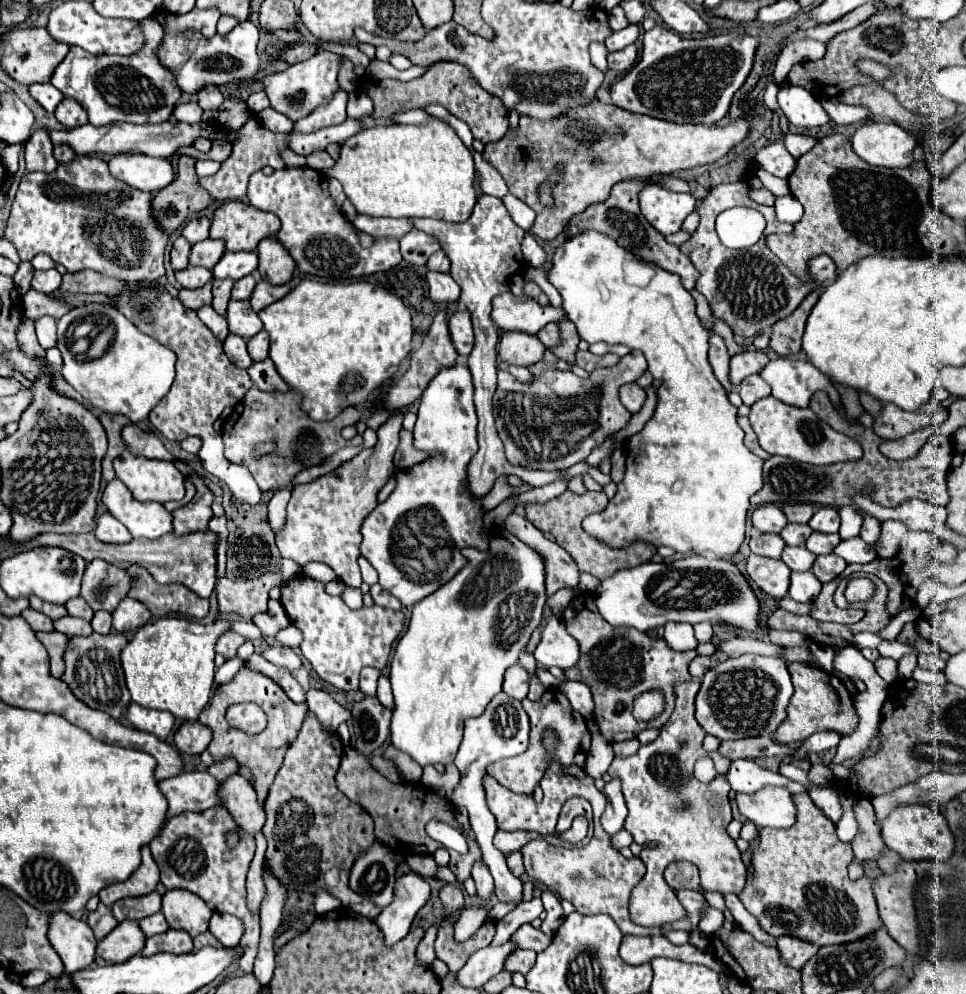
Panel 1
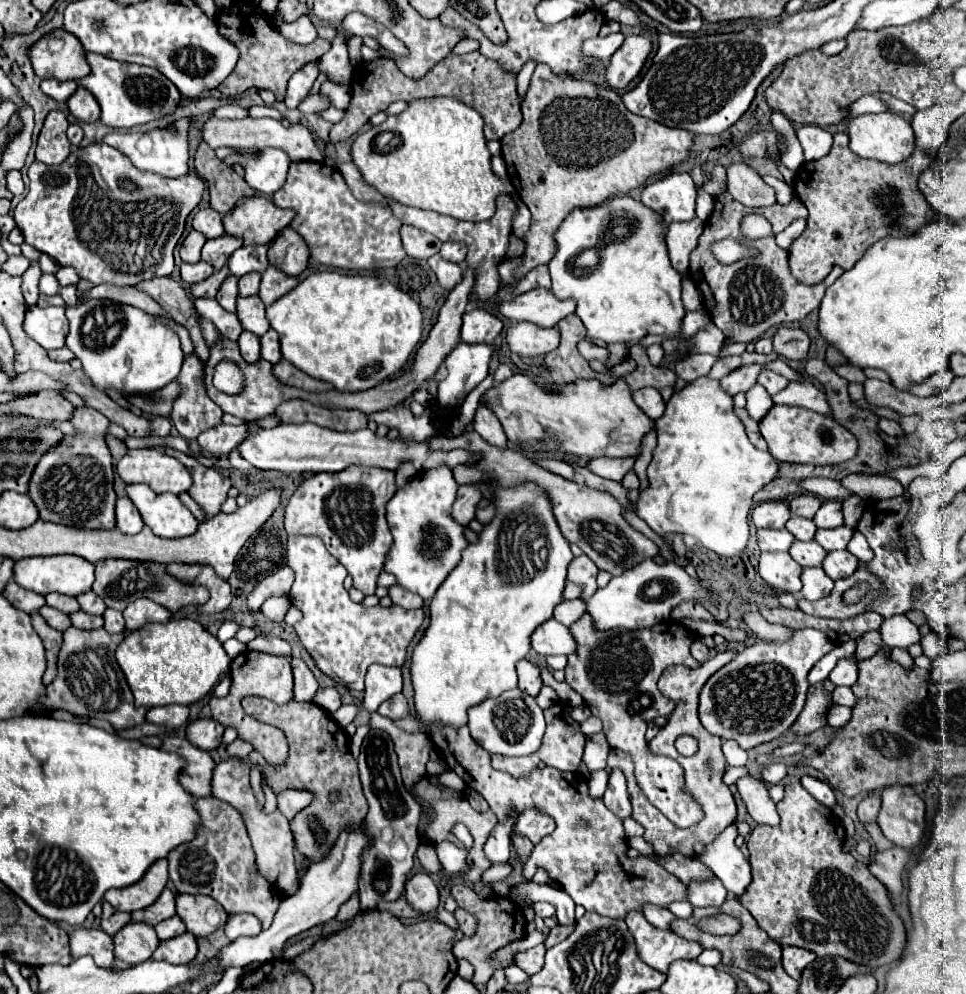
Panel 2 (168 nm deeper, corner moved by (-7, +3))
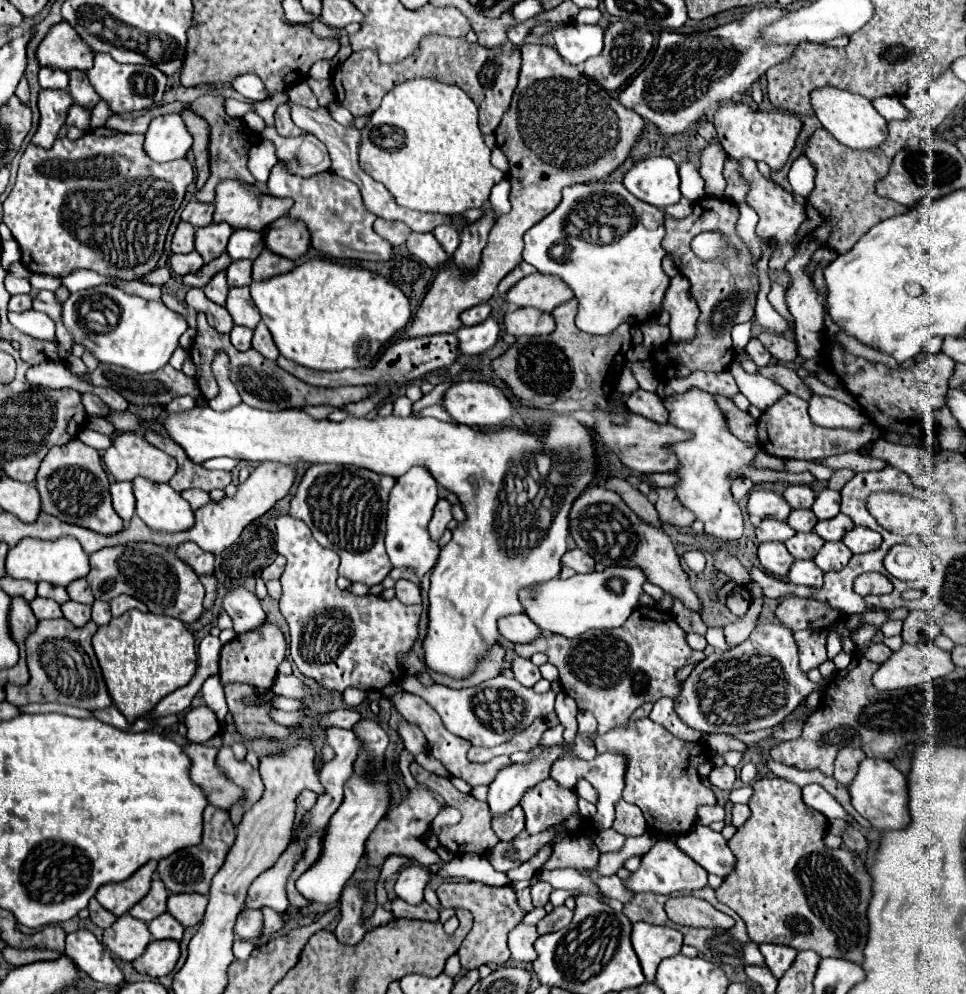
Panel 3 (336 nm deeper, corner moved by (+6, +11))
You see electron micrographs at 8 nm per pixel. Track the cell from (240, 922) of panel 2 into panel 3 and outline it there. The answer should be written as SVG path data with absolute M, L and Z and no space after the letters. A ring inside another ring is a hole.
M242 911L236 919L234 925L234 933L246 941L250 939L258 939L260 937L260 929L262 929L262 911Z

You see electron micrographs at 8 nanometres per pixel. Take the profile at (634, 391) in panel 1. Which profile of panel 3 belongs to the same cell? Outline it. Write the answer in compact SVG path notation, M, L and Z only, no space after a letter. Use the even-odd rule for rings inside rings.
M638 389L636 393L626 397L626 407L636 415L646 417L648 421L668 423L668 411L656 393L648 393L648 391Z

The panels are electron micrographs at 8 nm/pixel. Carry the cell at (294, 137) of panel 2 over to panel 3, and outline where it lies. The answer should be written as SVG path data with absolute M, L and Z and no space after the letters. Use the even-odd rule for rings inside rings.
M248 111L248 113L244 115L244 121L246 121L248 127L250 127L252 131L256 131L256 133L262 133L262 129L266 127L266 125L264 125L264 119L262 119L256 111Z

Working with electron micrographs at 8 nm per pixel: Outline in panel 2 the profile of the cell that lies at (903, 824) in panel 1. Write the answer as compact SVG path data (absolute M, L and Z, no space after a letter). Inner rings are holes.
M887 787L881 795L877 823L883 835L897 847L919 847L925 837L925 803L917 797L913 787Z

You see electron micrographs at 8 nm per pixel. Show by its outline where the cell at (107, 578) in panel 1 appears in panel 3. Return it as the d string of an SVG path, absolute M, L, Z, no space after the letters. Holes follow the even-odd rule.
M134 541L116 547L104 547L90 555L90 573L86 575L92 593L100 601L112 601L118 595L132 595L142 601L150 613L178 617L186 625L196 623L202 615L202 599L204 587L200 577L194 573L190 565L176 557L174 549Z

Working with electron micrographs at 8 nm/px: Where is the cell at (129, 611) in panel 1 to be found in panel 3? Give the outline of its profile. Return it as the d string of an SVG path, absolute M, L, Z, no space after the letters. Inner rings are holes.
M120 595L116 599L110 601L110 607L112 607L112 617L120 617L124 611L128 609L138 609L138 611L146 611L146 605L140 603L138 599L134 597L128 597L128 595Z

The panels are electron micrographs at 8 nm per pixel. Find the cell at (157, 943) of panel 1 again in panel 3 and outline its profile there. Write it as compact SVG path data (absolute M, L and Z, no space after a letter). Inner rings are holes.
M162 939L162 941L152 941L144 955L140 955L132 965L138 973L146 973L150 977L164 977L168 975L176 961L180 957L180 945L178 941L172 939Z

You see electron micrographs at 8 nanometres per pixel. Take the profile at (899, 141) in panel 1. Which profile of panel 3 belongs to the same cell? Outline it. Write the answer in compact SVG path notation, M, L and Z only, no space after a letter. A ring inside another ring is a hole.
M820 87L810 93L810 103L814 109L814 115L822 123L822 127L834 135L842 145L852 149L874 149L878 147L888 133L886 119L874 109L874 105L850 91L842 91L836 87Z

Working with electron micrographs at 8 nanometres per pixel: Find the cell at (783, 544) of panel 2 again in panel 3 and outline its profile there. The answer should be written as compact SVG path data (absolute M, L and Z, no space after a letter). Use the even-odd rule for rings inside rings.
M764 519L756 527L758 541L786 541L794 537L794 533L796 531L786 521L778 521L778 519Z

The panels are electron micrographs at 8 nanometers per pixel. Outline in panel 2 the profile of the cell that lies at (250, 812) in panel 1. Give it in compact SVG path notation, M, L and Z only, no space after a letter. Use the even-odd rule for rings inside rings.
M281 791L277 795L277 805L279 805L279 811L291 819L299 809L305 807L305 803L311 801L311 795L305 793L305 791Z

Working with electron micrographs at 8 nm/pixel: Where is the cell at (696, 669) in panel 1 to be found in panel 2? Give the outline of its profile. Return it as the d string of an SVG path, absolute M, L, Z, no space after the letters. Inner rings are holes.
M699 637L693 641L693 645L691 645L691 653L693 653L693 657L699 661L699 663L705 663L707 659L709 659L709 649L699 641Z

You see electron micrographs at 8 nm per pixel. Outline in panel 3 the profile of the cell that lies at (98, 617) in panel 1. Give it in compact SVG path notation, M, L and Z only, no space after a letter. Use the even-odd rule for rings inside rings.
M96 601L96 603L92 605L92 621L94 621L96 625L106 625L110 619L112 619L112 615L110 615L110 605L108 605L106 601Z

